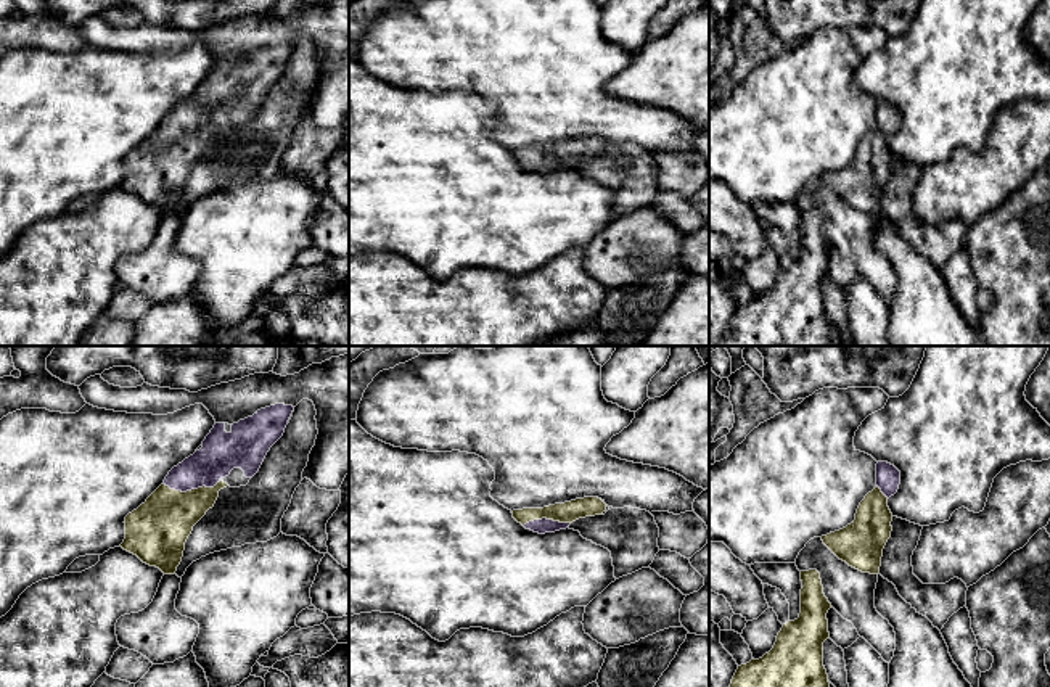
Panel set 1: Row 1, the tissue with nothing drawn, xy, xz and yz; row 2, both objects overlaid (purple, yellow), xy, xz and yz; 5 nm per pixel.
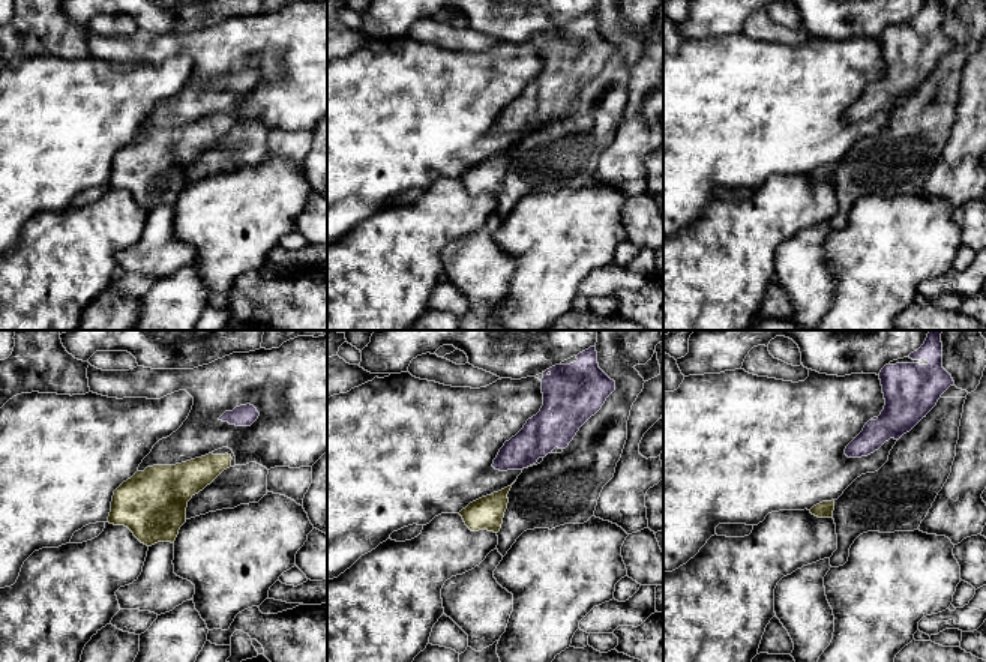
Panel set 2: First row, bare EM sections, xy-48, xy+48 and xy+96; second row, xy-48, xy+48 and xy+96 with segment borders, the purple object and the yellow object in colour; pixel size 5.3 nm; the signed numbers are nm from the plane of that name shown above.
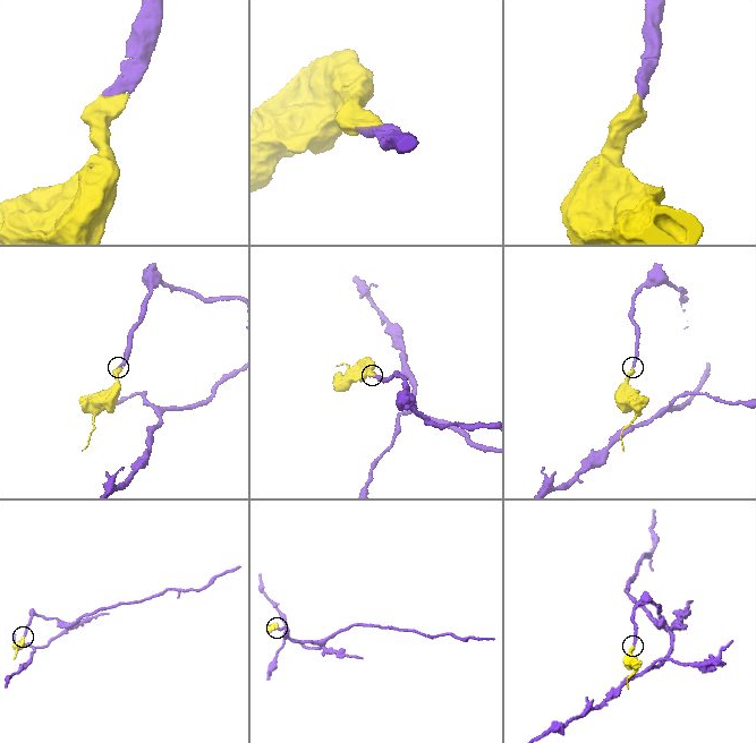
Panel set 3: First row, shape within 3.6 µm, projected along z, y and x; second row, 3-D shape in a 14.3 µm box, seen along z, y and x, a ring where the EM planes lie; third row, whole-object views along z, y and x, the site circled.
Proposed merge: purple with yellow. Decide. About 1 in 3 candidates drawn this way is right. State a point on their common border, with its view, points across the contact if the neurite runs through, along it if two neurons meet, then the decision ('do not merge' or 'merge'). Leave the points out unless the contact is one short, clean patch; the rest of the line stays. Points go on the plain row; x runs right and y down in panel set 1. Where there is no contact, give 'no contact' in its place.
meets purple in xy at (192, 127); runs through xy (221, 92), (200, 113), (192, 127), (159, 166); merge

